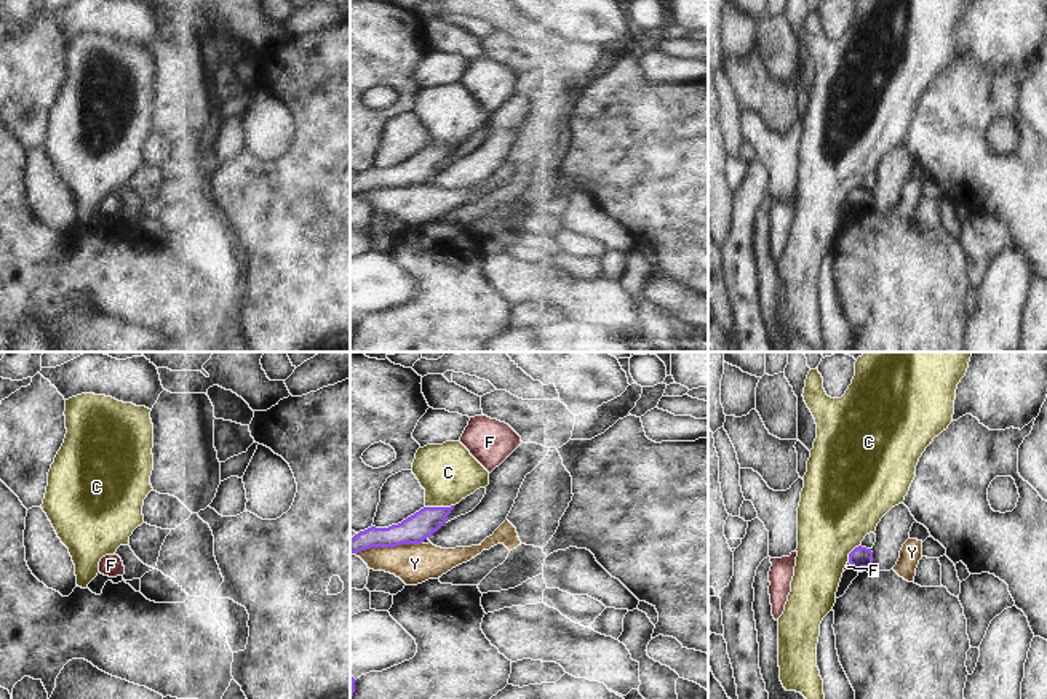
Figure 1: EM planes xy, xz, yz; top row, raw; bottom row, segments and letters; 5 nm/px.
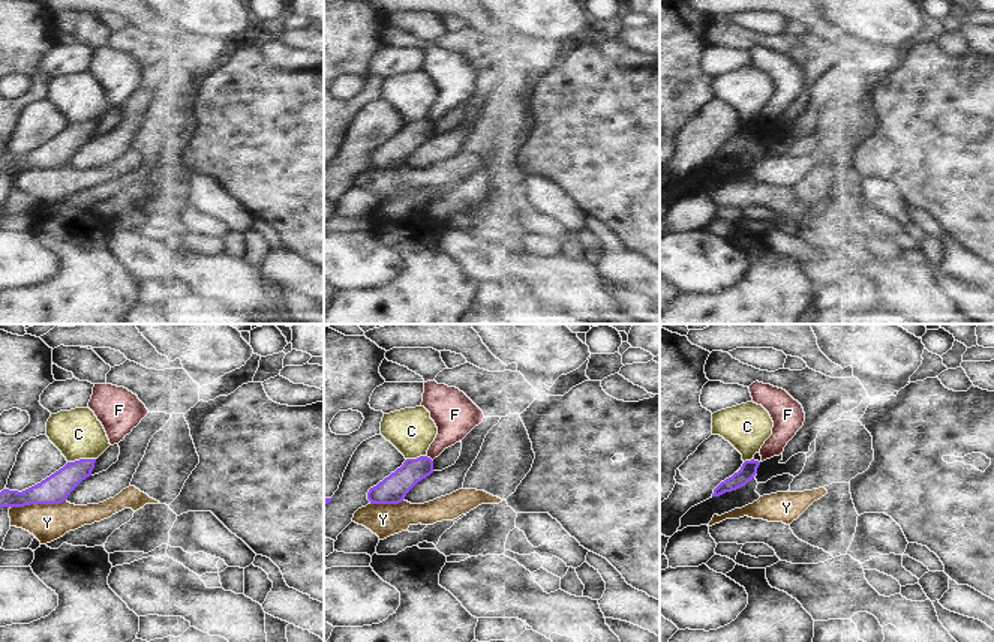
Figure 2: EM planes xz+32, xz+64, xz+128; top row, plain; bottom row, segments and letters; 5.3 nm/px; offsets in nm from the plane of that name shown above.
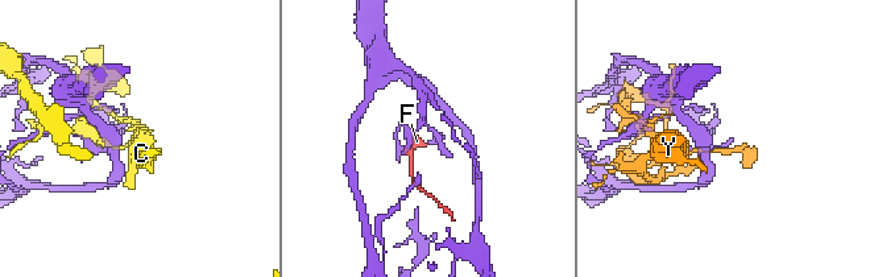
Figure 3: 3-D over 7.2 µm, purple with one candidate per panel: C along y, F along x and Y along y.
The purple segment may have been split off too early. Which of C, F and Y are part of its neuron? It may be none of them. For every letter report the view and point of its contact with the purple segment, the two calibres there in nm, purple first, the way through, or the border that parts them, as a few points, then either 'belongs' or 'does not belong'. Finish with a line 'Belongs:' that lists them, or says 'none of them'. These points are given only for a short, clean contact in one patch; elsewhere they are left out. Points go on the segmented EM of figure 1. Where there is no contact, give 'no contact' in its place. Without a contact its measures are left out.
C: xz (438, 507) | 140/300 nm | does not belong
F: yz (851, 563) | 110/30 nm | along yz (847, 562), (852, 568) | does not belong
Y: xz (386, 546) | 140/200 nm | does not belong
Belongs: none of them

